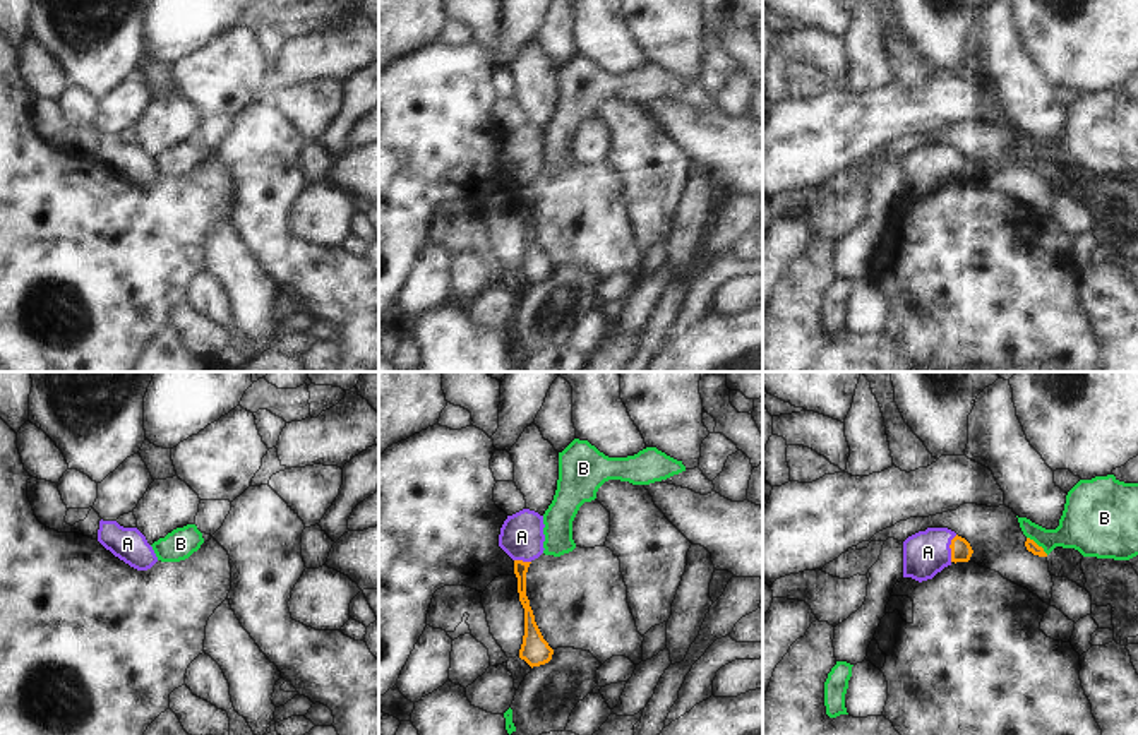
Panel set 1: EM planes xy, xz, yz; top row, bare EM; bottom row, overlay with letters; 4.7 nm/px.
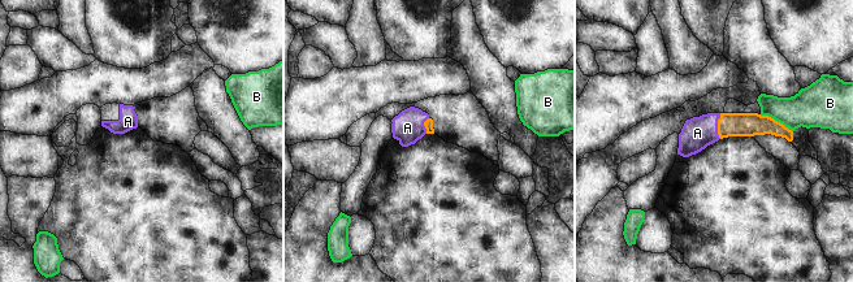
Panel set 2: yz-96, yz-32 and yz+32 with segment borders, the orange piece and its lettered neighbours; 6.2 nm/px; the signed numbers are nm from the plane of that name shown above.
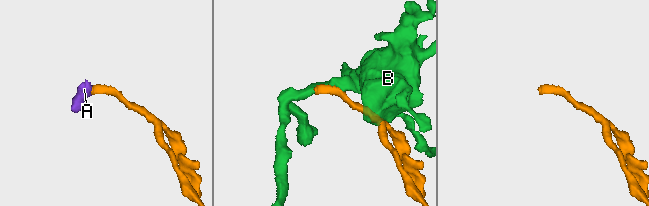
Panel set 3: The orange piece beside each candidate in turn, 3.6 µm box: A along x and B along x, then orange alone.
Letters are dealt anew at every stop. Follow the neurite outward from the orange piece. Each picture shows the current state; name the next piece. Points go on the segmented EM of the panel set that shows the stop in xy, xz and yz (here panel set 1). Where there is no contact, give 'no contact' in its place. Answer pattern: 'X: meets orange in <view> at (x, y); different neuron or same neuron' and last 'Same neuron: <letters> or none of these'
A: meets orange in yz at (950, 547); same neuron
B: meets orange in yz at (1036, 543); different neuron
Same neuron: A

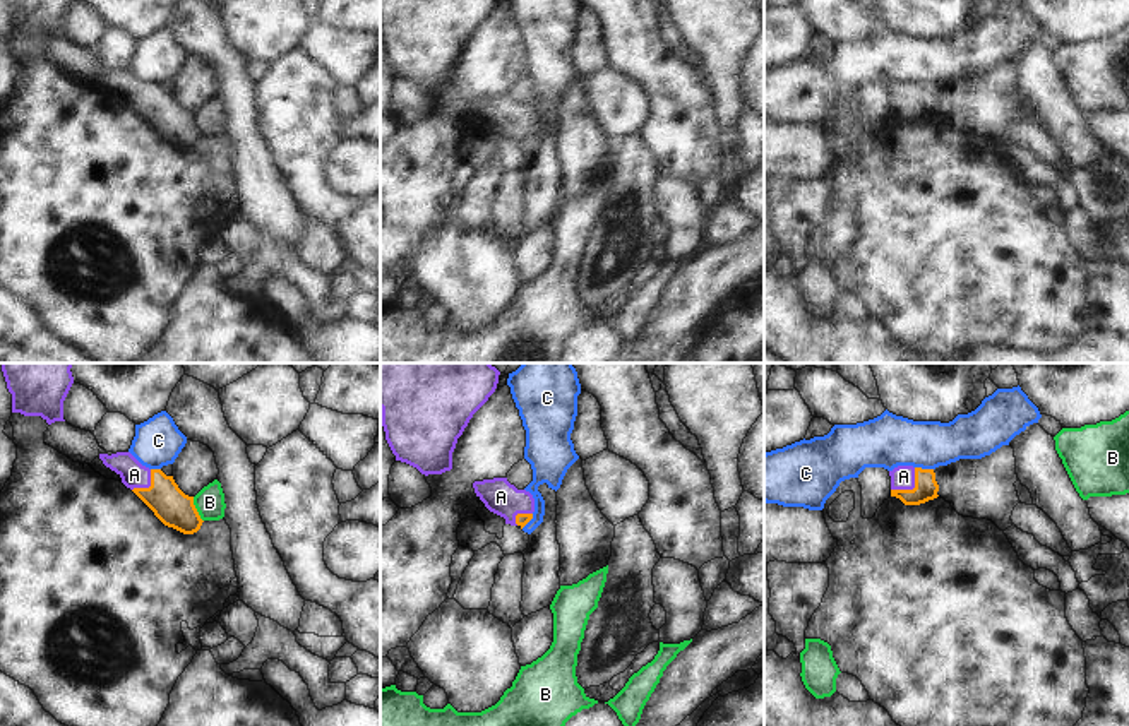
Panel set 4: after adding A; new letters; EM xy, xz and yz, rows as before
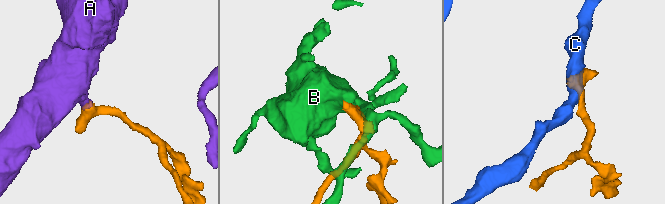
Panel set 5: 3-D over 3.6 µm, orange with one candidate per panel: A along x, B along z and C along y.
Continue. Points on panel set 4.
A: meets orange in yz at (913, 488); same neuron
B: meets orange in xy at (196, 509); different neuron
C: meets orange in yz at (924, 470); different neuron
Same neuron: A

